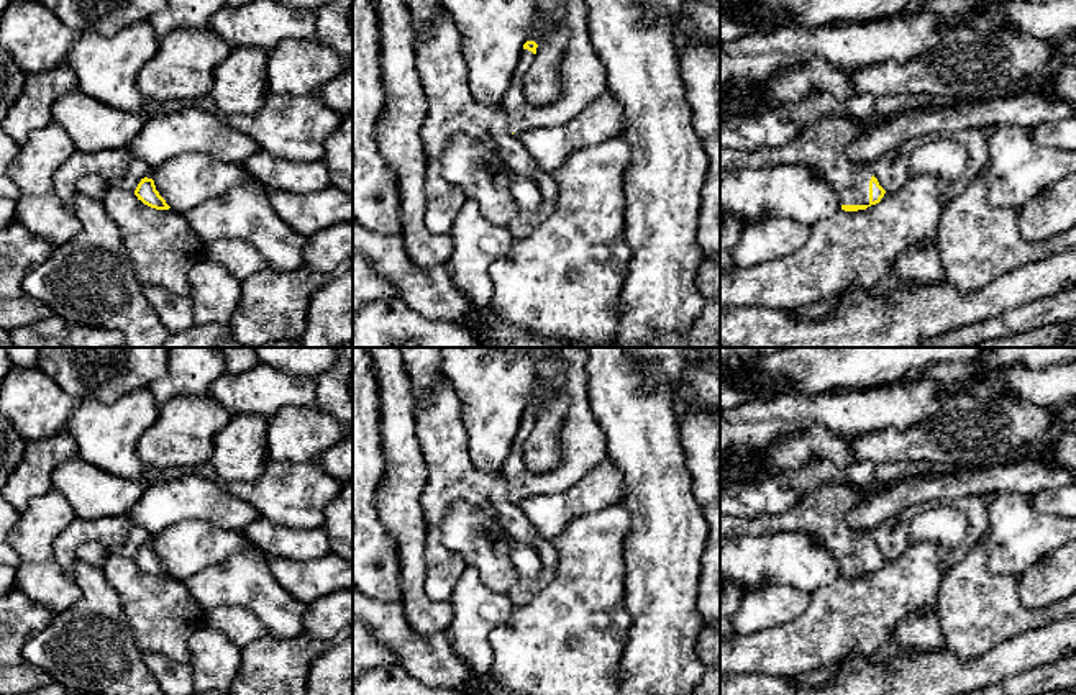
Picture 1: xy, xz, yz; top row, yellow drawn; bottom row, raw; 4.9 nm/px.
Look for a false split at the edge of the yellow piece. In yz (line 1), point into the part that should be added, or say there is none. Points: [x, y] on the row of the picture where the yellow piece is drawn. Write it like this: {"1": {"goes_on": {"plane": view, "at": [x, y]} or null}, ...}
{"1": {"goes_on": {"plane": "yz", "at": [820, 146]}}}

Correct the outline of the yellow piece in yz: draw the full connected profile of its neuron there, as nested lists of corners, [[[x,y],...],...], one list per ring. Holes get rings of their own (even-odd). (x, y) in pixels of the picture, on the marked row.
[[[823,116],[779,148],[763,148],[755,152],[720,148],[720,180],[730,170],[743,167],[805,166],[833,187],[841,210],[866,210],[879,203],[886,190],[868,167],[848,159],[846,146],[866,131],[868,123]]]

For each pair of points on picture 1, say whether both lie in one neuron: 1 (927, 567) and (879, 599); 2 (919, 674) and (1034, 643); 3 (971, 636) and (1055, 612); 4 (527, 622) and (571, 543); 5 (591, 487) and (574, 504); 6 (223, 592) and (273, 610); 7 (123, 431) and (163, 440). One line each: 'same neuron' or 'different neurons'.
1: same neuron
2: same neuron
3: same neuron
4: same neuron
5: same neuron
6: same neuron
7: different neurons

